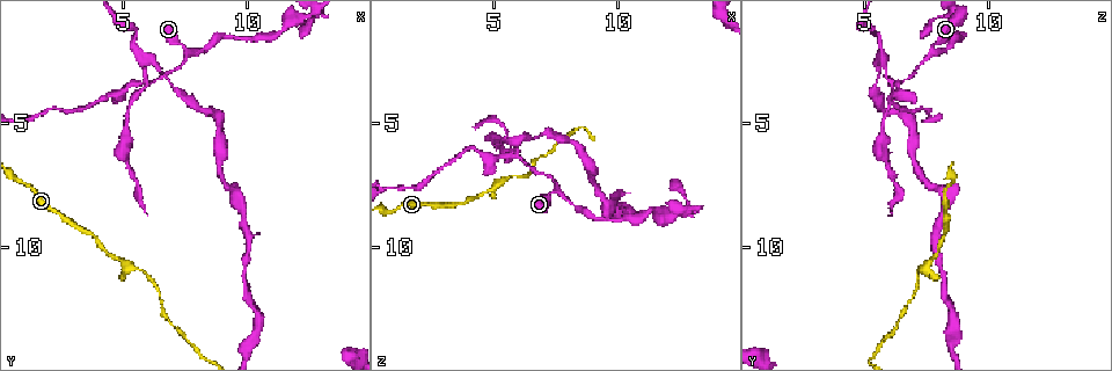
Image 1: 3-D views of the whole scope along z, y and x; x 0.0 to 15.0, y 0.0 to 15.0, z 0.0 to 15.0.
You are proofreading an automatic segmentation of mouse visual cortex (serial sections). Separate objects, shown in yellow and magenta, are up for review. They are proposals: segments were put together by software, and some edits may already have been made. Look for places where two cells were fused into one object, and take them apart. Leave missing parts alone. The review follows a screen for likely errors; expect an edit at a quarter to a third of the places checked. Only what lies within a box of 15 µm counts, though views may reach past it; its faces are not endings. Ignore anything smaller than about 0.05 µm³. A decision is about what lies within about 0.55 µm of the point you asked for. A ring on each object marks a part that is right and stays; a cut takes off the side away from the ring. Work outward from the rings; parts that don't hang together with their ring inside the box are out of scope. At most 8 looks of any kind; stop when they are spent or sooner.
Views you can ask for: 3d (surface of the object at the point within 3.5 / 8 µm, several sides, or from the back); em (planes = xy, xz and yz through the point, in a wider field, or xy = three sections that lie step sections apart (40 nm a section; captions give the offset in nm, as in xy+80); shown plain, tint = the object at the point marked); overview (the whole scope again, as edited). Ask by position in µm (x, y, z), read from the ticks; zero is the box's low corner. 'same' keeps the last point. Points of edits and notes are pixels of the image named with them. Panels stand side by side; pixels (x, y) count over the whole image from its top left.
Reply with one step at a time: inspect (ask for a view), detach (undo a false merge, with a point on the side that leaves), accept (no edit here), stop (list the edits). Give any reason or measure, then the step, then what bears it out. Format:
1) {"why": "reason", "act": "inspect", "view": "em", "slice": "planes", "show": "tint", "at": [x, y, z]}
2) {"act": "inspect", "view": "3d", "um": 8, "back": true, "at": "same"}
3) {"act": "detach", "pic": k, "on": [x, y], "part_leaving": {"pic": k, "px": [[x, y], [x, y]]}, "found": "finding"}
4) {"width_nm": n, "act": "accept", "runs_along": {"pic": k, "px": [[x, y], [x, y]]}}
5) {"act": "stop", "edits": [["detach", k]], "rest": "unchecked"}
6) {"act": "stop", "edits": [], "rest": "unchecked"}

{"why": "thick turns thin", "act": "inspect", "view": "3d", "um": 3.5, "at": [5.5, 11.0, 7.3]}

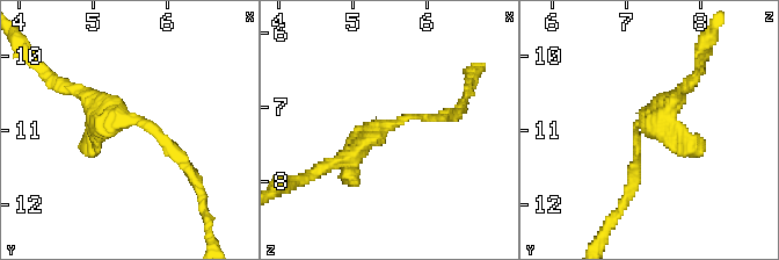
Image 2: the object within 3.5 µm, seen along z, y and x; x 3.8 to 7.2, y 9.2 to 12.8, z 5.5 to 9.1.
{"arm_widths_nm": [150, 200], "act": "inspect", "view": "em", "slice": "planes", "show": "tint", "at": [5.50, 10.90, 7.30]}

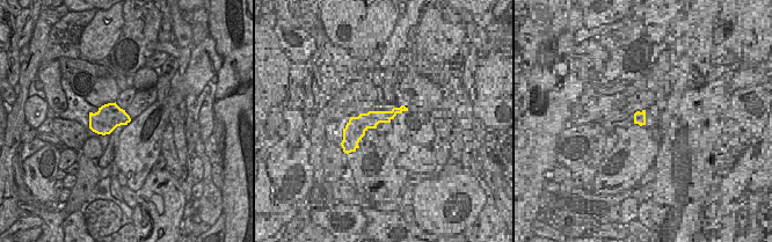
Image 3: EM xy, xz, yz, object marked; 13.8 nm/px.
{"act": "accept", "runs_along": {"pic": 2, "px": [[72, 88], [151, 123], [186, 166]]}, "found": "one cell here"}

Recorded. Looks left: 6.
{"act": "inspect", "view": "3d", "um": 8, "at": [7.6, 2.0, 7.7]}

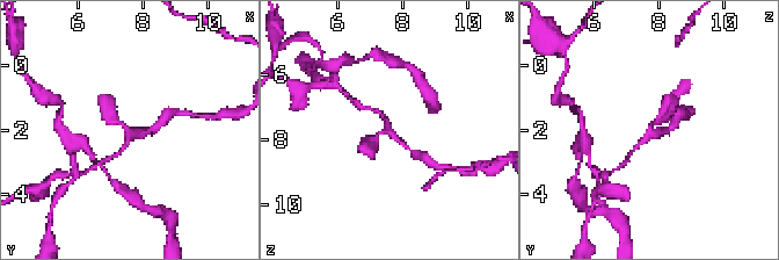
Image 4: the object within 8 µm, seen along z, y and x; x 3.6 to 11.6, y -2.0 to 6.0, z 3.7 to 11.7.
{"why": "need the tissue", "act": "inspect", "view": "em", "slice": "xy", "step": 3, "show": "tint", "at": [7.6, 2.1, 7.7]}

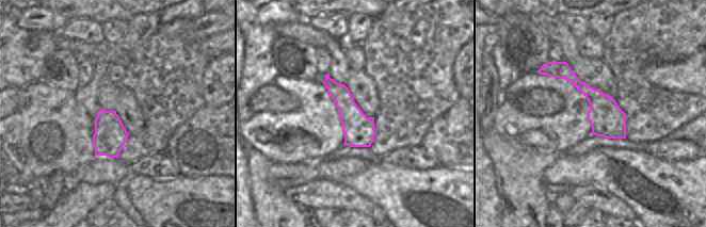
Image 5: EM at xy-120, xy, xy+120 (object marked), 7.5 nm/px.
{"arms": 3, "arm_widths_nm": [150, 150, 300], "act": "accept", "runs_along": {"pic": 5, "px": [[543, 68], [566, 73], [623, 135]]}, "found": "all the same cell"}

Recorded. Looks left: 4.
{"why": "abrupt turn", "act": "inspect", "view": "3d", "um": 8, "at": [5.8, 3.4, 6.1]}

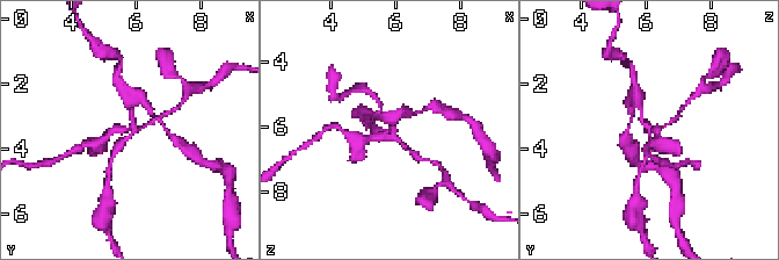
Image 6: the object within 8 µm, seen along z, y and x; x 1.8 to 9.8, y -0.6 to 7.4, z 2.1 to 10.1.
{"why": "shape alone is not enough", "act": "inspect", "view": "em", "slice": "xy", "step": 2, "show": "tint", "at": [5.9, 3.3, 6.2]}

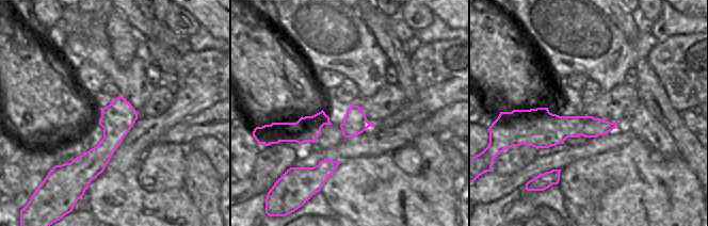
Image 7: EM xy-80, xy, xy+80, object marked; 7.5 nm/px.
{"width_nm": 180, "act": "detach", "pic": 6, "on": [118, 145], "part_leaving": {"pic": 6, "px": [[648, 128], [639, 101], [632, 105]]}, "found": "a second cell is stuck on"}

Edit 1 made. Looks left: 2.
{"act": "stop", "edits": [["detach", 6]], "rest": "unchecked"}

